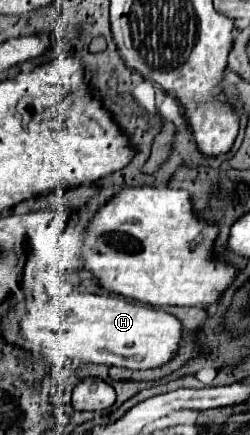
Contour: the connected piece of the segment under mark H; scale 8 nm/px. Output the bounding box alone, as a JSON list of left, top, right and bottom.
[21,292,183,370]

